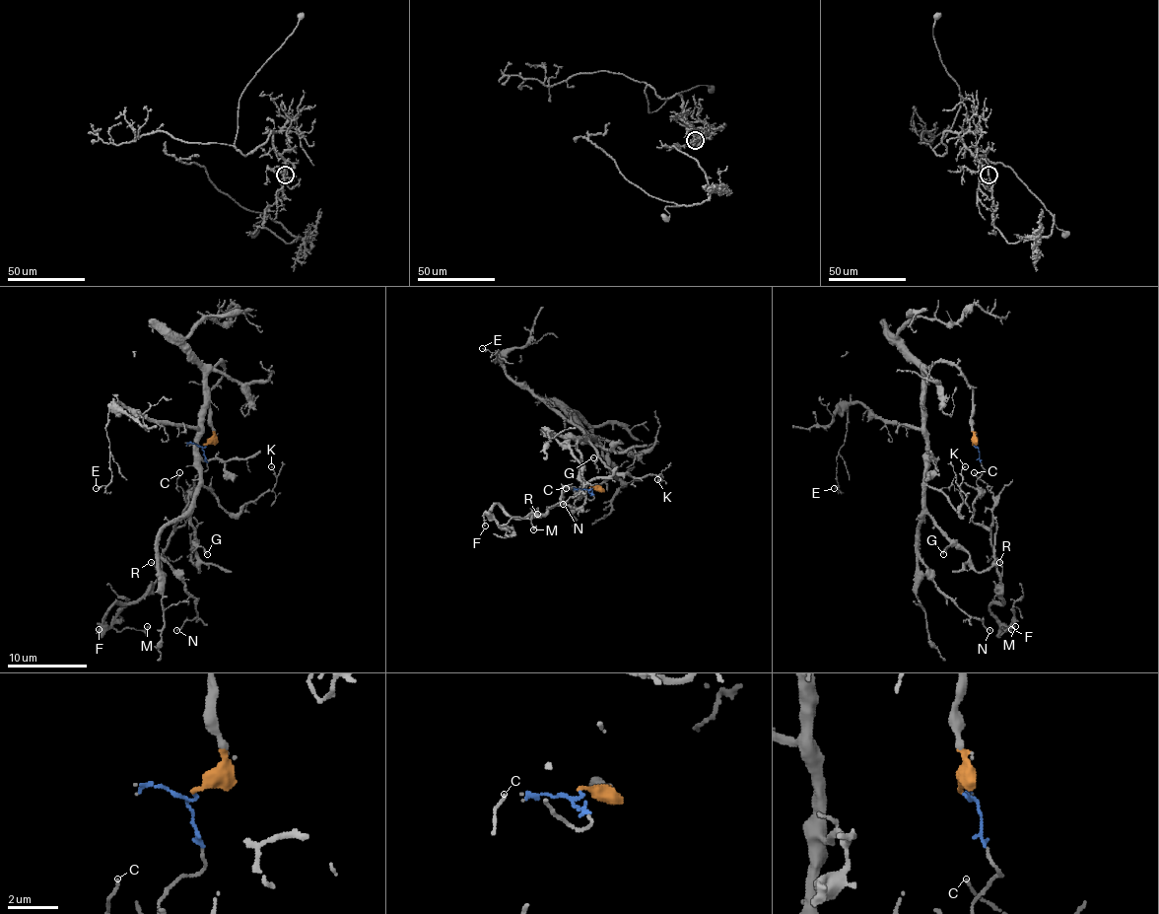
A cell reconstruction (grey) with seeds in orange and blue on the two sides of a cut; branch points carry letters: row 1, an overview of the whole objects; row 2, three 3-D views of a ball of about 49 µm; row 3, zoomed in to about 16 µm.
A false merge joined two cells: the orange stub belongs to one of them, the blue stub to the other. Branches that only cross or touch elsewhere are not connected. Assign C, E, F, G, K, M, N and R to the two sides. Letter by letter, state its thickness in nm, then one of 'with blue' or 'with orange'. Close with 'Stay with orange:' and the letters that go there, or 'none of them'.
C: calibre 100 nm; with blue
E: calibre 140 nm; with orange
F: calibre 150 nm; with blue
G: calibre 130 nm; with orange
K: calibre 80 nm; with orange
M: calibre 140 nm; with blue
N: calibre 130 nm; with orange
R: calibre 110 nm; with blue
Stay with orange: E, G, K, N

